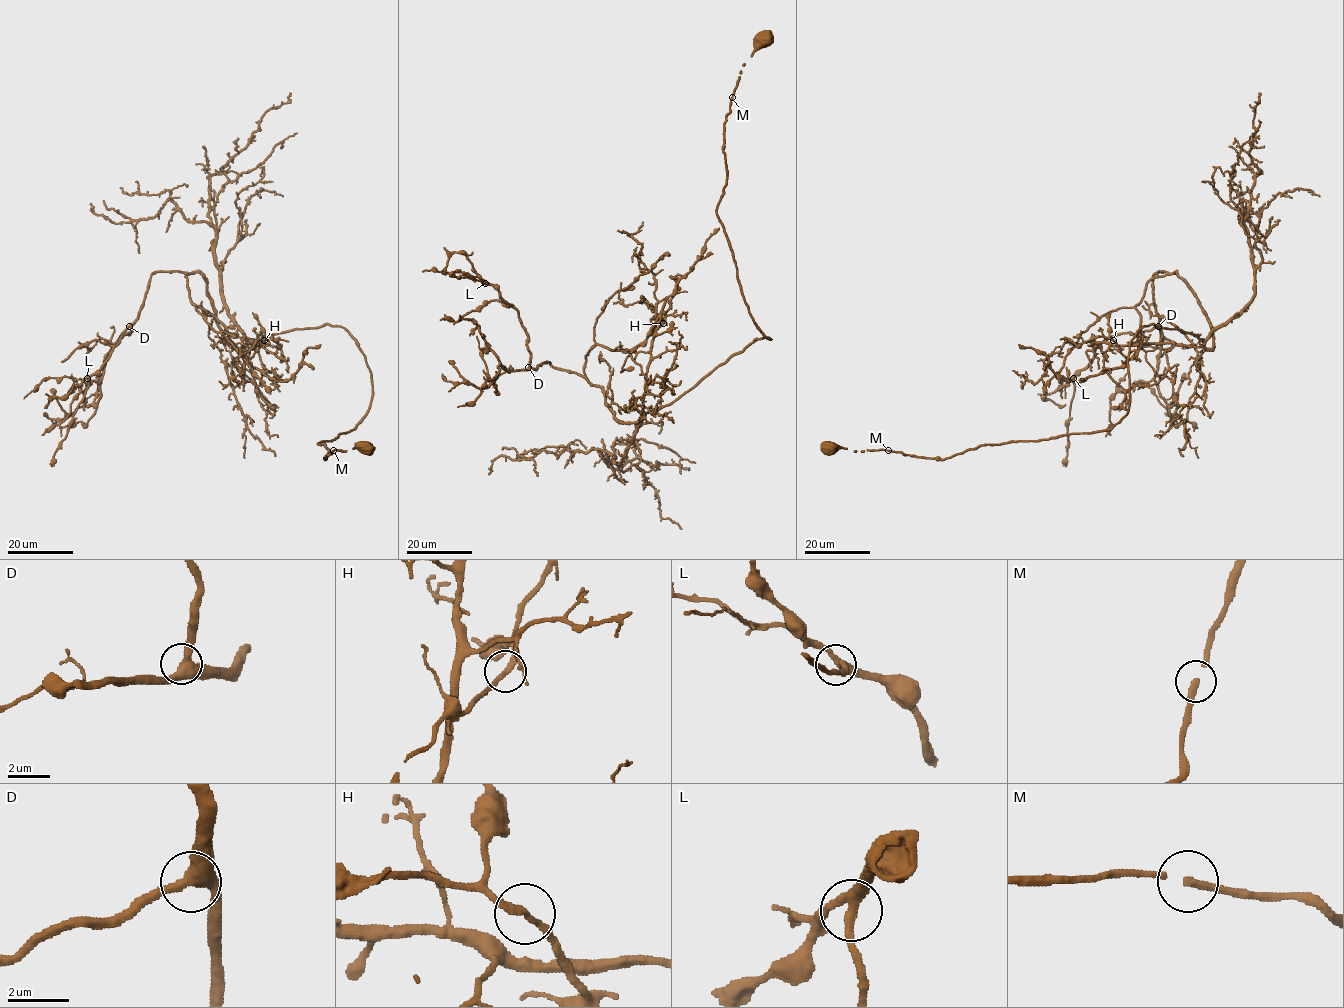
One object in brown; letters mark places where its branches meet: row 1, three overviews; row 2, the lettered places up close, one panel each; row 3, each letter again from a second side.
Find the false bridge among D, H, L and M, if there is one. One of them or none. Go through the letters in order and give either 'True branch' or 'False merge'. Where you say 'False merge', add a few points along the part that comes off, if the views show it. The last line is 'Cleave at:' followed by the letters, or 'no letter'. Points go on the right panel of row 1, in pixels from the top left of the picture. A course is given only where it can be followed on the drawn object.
D: True branch
H: True branch
L: True branch
M: True branch
Cleave at: no letter

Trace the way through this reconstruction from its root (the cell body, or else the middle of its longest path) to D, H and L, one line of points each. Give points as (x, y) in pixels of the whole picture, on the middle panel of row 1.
D: (764, 38), (726, 117), (716, 214), (749, 315), (771, 339), (634, 422), (582, 376), (528, 367)
H: (764, 38), (726, 117), (716, 214), (771, 339), (620, 422), (586, 356), (635, 349), (663, 322)
L: (764, 38), (726, 117), (716, 214), (771, 339), (620, 422), (598, 385), (529, 366), (519, 313), (485, 283)

